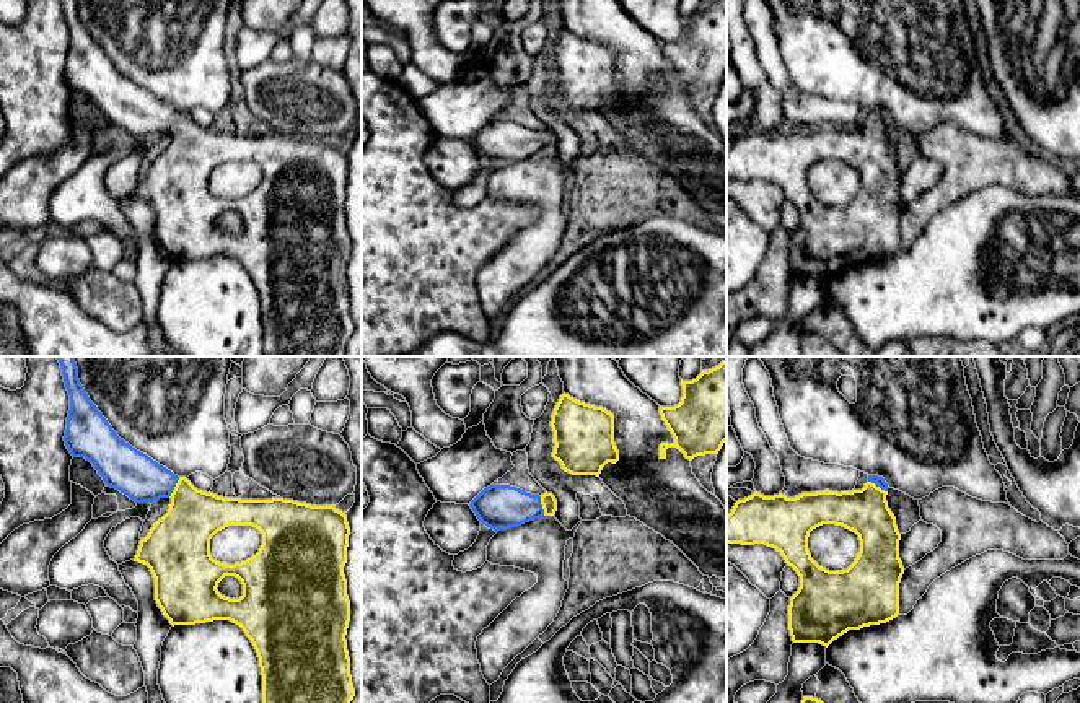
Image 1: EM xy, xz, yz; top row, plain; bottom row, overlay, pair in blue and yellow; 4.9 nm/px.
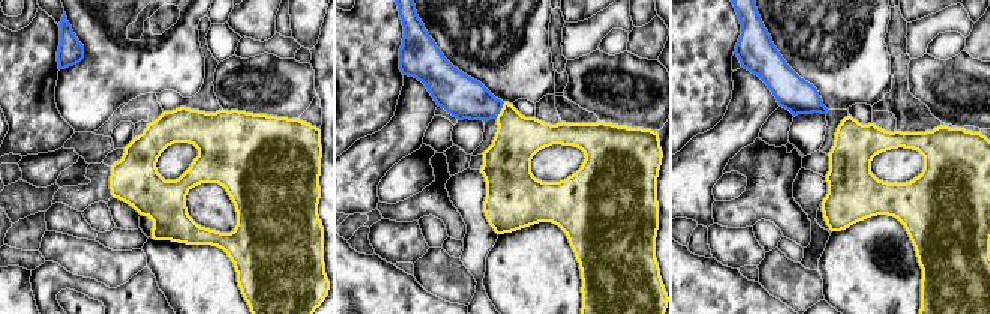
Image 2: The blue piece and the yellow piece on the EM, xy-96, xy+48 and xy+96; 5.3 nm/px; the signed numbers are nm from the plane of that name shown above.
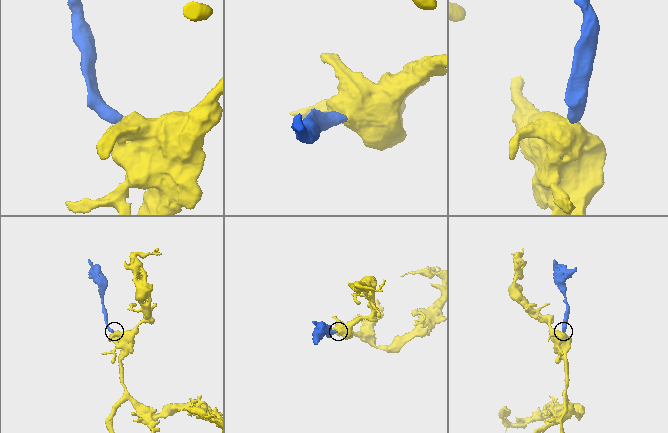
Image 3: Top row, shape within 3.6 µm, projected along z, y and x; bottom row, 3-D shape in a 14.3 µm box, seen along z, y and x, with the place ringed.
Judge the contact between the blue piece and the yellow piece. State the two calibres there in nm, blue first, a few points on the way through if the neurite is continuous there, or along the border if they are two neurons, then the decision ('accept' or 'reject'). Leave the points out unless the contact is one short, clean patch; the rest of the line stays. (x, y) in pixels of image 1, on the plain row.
calibres 220 and 280 nm; way xy (129, 106), (147, 117), (175, 121), (183, 129), (183, 170); accept

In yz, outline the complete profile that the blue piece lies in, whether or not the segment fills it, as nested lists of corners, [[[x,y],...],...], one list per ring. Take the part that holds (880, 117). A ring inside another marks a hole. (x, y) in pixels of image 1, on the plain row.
[[[868,111],[865,122],[852,127],[826,125],[795,133],[782,129],[764,132],[754,127],[738,135],[727,151],[727,179],[772,182],[800,212],[800,223],[788,241],[793,278],[819,278],[828,283],[849,265],[886,259],[899,251],[899,218],[904,202],[899,194],[901,169],[886,137],[888,124],[883,112]],[[823,159],[842,161],[858,171],[860,187],[847,205],[829,207],[811,194],[808,172]]]

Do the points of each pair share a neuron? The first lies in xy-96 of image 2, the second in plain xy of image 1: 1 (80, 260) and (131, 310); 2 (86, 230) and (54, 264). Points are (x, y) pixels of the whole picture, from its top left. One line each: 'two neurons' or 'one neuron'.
1: one neuron
2: one neuron

